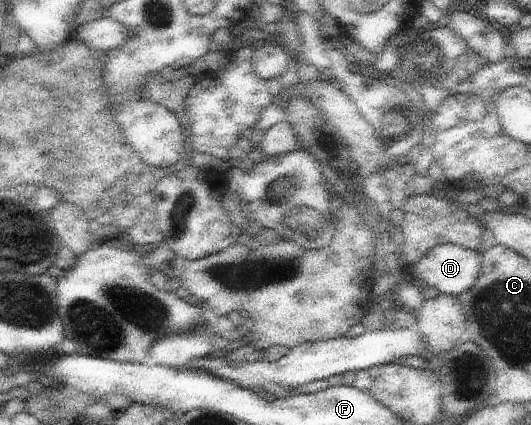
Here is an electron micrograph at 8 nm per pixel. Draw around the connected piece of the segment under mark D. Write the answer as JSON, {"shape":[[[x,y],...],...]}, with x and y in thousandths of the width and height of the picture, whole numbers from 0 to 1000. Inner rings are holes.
{"shape":[[[834,574],[810,586],[782,624],[772,626],[776,652],[793,673],[812,673],[831,689],[857,696],[868,694],[904,652],[910,602],[898,588],[864,574]]]}

